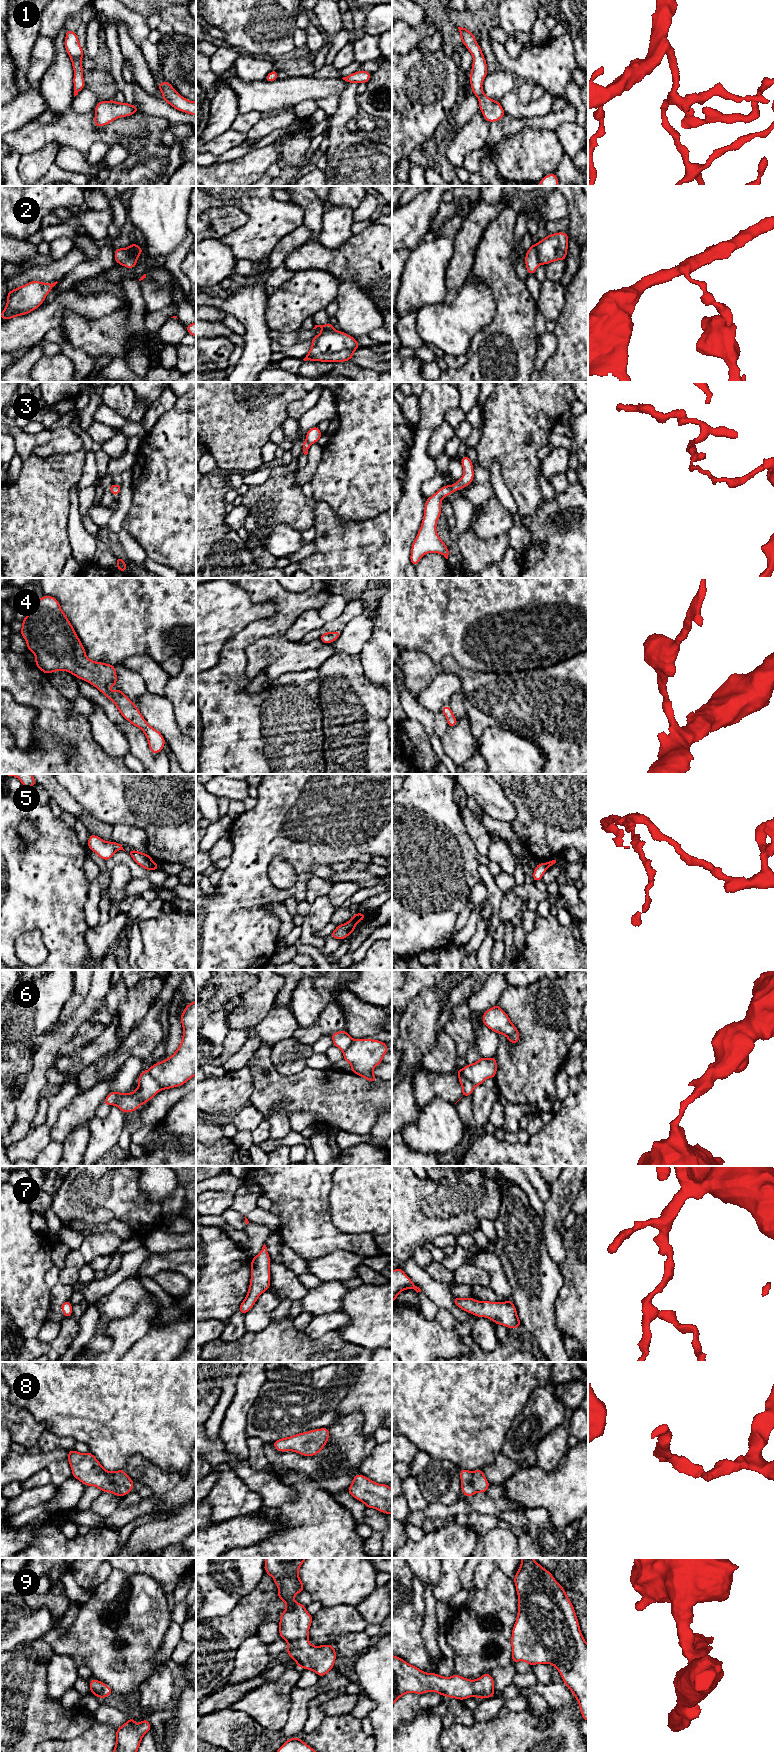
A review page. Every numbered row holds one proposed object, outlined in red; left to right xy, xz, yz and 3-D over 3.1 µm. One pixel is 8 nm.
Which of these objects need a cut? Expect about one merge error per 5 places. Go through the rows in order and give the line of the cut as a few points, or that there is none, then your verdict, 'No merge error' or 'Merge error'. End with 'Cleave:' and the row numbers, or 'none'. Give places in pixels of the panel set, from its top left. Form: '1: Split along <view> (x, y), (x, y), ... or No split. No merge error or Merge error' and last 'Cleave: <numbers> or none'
1: No split. No merge error
2: Split along yz (535, 245), (537, 259), (540, 263). Merge error
3: Split along yz (451, 485), (454, 490). Merge error
4: No split. No merge error
5: Split along xz (346, 923), (353, 930). Merge error
6: Split along xy (148, 1070), (161, 1089). Merge error
7: No split. No merge error
8: No split. No merge error
9: No split. No merge error
Cleave: 2, 3, 5, 6

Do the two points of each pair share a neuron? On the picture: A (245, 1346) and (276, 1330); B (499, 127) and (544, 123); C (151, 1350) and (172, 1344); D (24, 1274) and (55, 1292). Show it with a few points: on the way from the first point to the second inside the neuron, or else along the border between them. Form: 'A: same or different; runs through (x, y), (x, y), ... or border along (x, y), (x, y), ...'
A: same; runs through (253, 1346), (260, 1346), (268, 1338)
B: same; runs through (510, 125), (521, 122), (533, 122)
C: same; runs through (156, 1350), (161, 1345), (167, 1344)
D: different; border along (49, 1289), (51, 1307)

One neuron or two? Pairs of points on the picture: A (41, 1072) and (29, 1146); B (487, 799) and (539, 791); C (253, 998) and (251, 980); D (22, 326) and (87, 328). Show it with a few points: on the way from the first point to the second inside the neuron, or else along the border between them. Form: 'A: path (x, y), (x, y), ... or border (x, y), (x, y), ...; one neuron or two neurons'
A: border (33, 1124), (29, 1131), (15, 1142); two neurons
B: border (498, 784), (504, 796), (515, 809), (515, 817); two neurons
C: border (258, 980), (253, 986), (239, 995); two neurons
D: border (83, 318), (67, 311), (60, 327); two neurons

